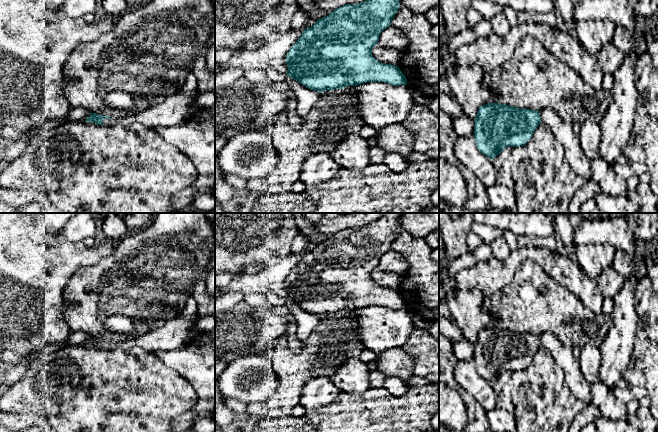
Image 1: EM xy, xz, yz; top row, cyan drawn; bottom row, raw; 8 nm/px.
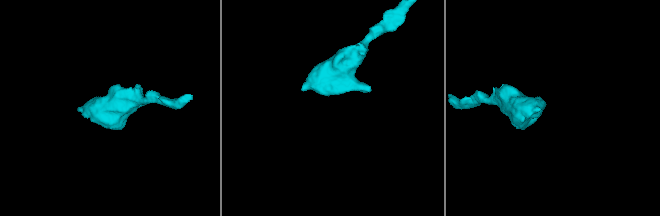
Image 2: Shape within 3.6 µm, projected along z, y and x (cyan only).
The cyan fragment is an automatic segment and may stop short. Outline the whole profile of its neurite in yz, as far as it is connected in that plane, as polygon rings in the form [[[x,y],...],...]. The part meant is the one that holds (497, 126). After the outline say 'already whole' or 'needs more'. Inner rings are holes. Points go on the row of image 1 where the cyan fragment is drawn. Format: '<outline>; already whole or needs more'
[[[488,103],[474,118],[477,149],[494,159],[505,148],[524,146],[541,122],[539,111],[507,104]]]; already whole

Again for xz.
[[[366,0],[357,4],[346,4],[327,16],[318,19],[291,47],[286,56],[286,74],[310,90],[323,92],[357,86],[367,82],[384,82],[393,86],[406,85],[407,79],[399,67],[381,63],[372,55],[372,48],[378,43],[381,32],[391,25],[399,9],[399,0]]]; already whole

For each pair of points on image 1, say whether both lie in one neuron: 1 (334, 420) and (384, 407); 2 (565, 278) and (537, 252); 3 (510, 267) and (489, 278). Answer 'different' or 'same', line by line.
1: same
2: same
3: same

